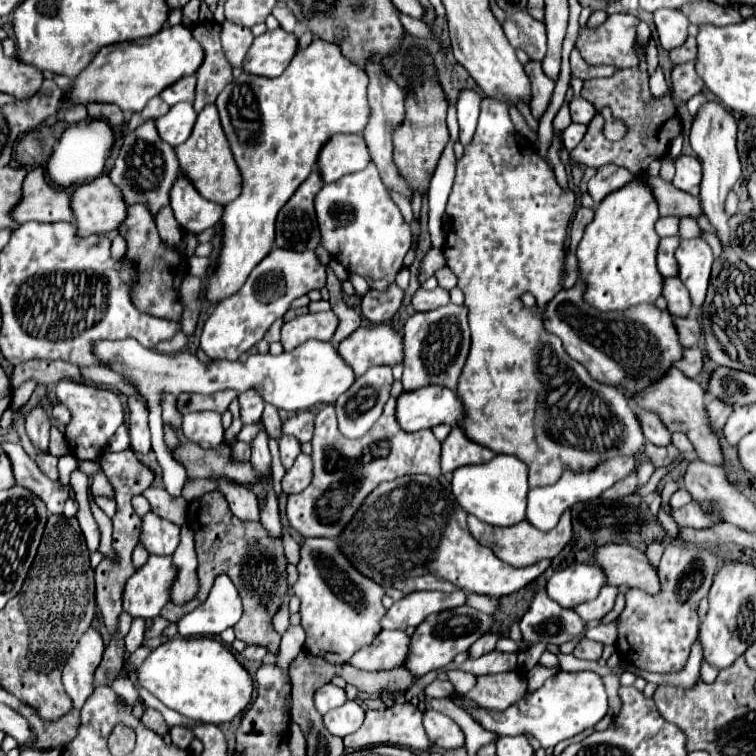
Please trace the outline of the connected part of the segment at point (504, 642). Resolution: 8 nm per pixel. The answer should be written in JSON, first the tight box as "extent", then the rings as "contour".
{"extent":[496,637,528,653],"contour":[[[501,637],[496,644],[496,650],[500,650],[502,652],[517,653],[525,648],[528,648],[528,644],[524,640],[520,643],[516,643],[508,637]]]}

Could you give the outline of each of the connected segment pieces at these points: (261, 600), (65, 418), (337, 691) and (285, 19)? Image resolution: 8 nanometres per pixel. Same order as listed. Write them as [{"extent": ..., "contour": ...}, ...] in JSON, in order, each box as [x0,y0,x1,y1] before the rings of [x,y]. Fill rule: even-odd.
[{"extent":[160,492,290,656],"contour":[[[208,492],[202,498],[196,498],[188,504],[188,516],[186,516],[188,528],[194,532],[194,544],[196,544],[196,554],[198,554],[198,576],[200,576],[200,590],[194,602],[188,602],[184,606],[174,606],[168,602],[160,616],[166,618],[168,622],[178,622],[186,612],[192,612],[198,602],[202,602],[216,576],[226,574],[234,582],[242,604],[244,604],[244,614],[240,622],[234,626],[236,638],[242,640],[244,644],[258,644],[264,646],[270,654],[278,656],[278,646],[280,646],[280,634],[272,626],[274,614],[282,606],[282,598],[290,590],[288,586],[288,574],[286,574],[286,554],[284,554],[284,544],[282,538],[272,538],[268,530],[260,522],[248,522],[236,518],[228,502],[220,492]],[[246,572],[246,576],[244,576]],[[278,584],[278,590],[276,590]]]},{"extent":[52,402,70,426],"contour":[[[58,402],[58,404],[54,404],[54,410],[52,410],[52,416],[56,418],[56,422],[58,422],[60,426],[66,426],[66,424],[70,422],[70,410],[68,410],[66,406],[62,406],[60,402]]]},{"extent":[314,684,346,714],"contour":[[[324,684],[322,688],[316,690],[314,702],[316,702],[316,710],[320,714],[326,714],[328,710],[334,710],[346,702],[346,692],[334,684]]]},{"extent":[272,6,296,32],"contour":[[[276,6],[272,14],[278,18],[280,26],[282,26],[286,32],[294,32],[294,30],[296,30],[296,18],[294,18],[294,14],[292,14],[286,6]]]}]

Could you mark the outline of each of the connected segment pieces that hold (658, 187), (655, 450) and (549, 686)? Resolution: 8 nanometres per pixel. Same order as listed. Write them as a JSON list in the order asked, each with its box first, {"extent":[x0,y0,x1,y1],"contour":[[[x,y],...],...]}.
[{"extent":[644,176,702,218],"contour":[[[646,176],[644,180],[652,186],[652,192],[660,204],[660,216],[678,216],[678,218],[702,216],[698,196],[680,192],[676,186],[664,182],[660,176]]]},{"extent":[646,444,680,468],"contour":[[[646,444],[646,452],[652,458],[652,462],[654,462],[656,468],[670,464],[680,454],[680,450],[676,446],[672,446],[672,444],[670,446],[664,446],[664,448],[654,446],[654,444]]]},{"extent":[460,670,608,748],"contour":[[[584,670],[584,672],[560,672],[544,682],[542,688],[526,694],[520,702],[512,704],[510,708],[496,712],[496,710],[478,710],[474,704],[462,698],[460,706],[478,722],[482,728],[496,732],[498,736],[518,736],[518,734],[530,734],[538,742],[542,742],[542,748],[554,748],[558,742],[566,738],[574,738],[576,734],[594,728],[608,710],[606,690],[602,684],[600,674]]]}]

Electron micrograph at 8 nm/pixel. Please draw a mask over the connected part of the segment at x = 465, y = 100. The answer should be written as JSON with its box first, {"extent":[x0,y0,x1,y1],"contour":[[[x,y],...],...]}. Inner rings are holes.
{"extent":[458,90,482,146],"contour":[[[462,90],[458,96],[458,122],[460,122],[460,142],[466,146],[476,130],[476,120],[480,114],[482,96],[474,90]]]}

